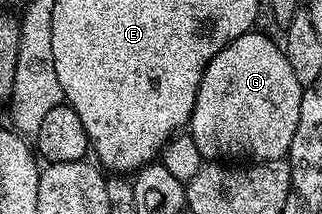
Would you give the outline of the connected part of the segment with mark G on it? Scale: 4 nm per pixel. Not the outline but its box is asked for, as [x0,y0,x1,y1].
[189,32,305,163]

